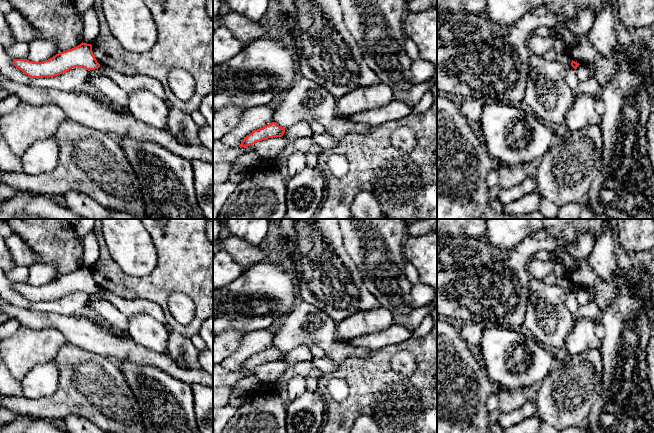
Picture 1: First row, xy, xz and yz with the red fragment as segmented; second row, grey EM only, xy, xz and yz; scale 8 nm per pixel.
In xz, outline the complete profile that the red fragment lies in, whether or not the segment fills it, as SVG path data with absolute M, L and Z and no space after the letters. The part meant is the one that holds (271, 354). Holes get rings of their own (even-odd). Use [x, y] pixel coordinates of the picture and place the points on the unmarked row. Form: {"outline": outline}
{"outline": "M272 346L264 350L263 352L254 354L252 357L247 359L243 363L239 371L240 372L247 371L247 370L255 368L256 366L260 366L268 362L282 361L284 357L285 357L285 352L282 352L275 346Z"}

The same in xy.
{"outline": "M83 266L43 286L13 283L13 289L31 302L55 301L75 291L83 291L88 295L100 291L93 278L92 269Z"}

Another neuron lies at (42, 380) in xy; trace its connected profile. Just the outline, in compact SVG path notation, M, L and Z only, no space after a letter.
M55 359L34 366L20 382L23 396L29 399L53 395L58 383L59 370Z

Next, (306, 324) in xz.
M305 301L295 305L292 311L272 329L274 346L285 353L302 345L315 344L325 349L338 340L337 322L327 313Z

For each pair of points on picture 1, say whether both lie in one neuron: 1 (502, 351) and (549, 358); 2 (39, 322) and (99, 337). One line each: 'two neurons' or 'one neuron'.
1: one neuron
2: one neuron

